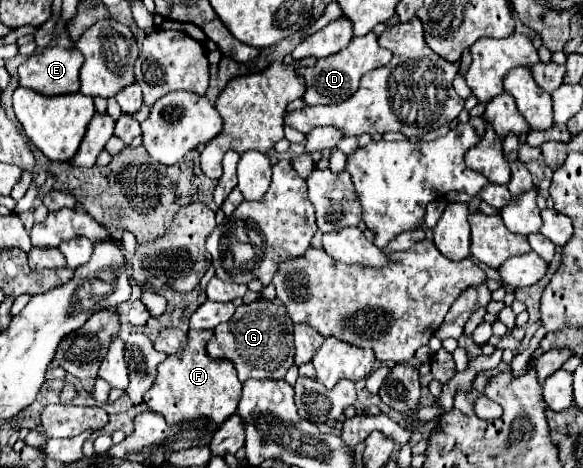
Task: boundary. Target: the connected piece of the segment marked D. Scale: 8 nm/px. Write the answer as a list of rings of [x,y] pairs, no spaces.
[[[373,32],[365,34],[365,36],[357,36],[351,40],[351,44],[327,58],[317,60],[315,66],[311,68],[301,68],[303,78],[307,82],[307,90],[303,96],[303,102],[309,106],[317,106],[317,104],[339,104],[343,100],[347,100],[349,96],[353,96],[359,88],[359,80],[373,68],[385,66],[391,60],[391,52],[381,48],[377,44],[377,36]]]

